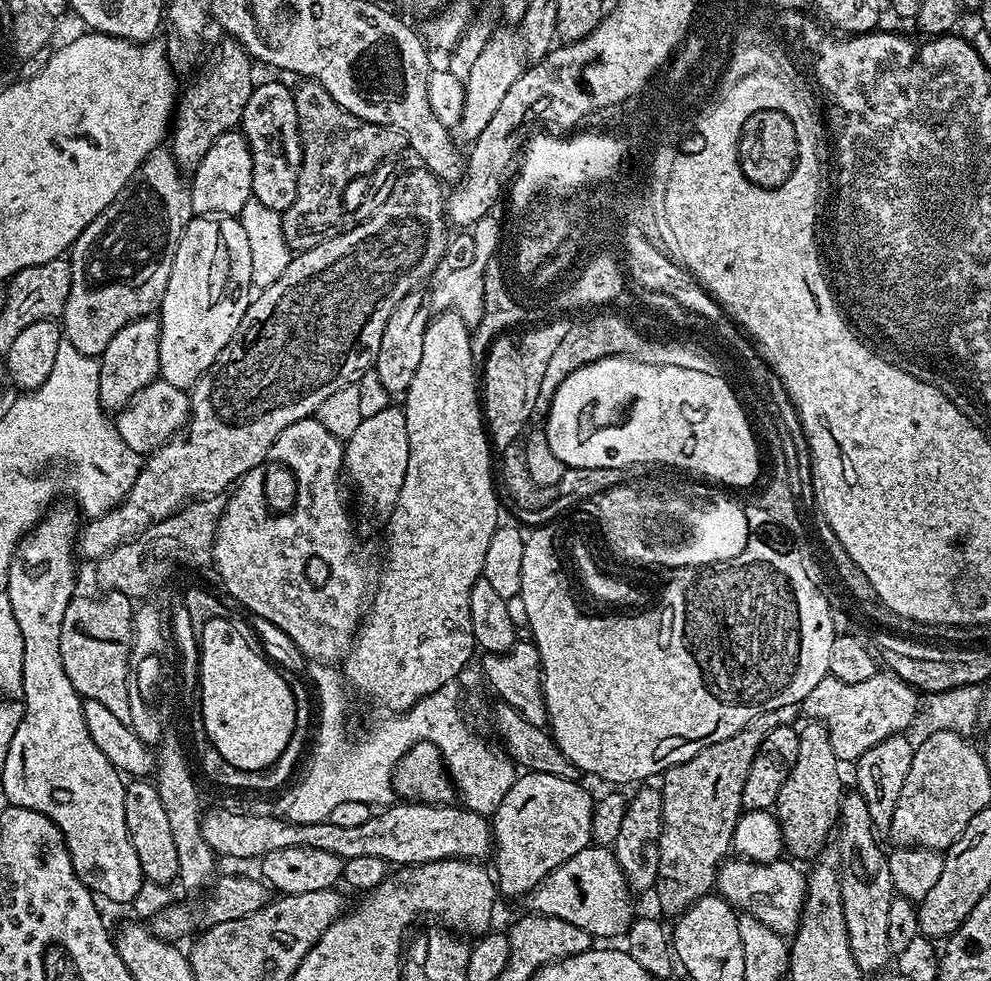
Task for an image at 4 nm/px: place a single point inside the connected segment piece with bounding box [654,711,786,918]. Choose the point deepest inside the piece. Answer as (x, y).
(702, 802)

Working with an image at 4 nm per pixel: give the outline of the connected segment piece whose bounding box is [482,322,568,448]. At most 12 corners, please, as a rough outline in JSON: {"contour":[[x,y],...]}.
{"contour":[[506,331],[482,361],[482,415],[495,447],[534,416],[567,333]]}

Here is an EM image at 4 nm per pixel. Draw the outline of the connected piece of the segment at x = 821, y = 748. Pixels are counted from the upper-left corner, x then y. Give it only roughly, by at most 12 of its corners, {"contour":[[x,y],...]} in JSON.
{"contour":[[824,724],[799,729],[774,815],[797,861],[820,855],[840,813],[841,761]]}

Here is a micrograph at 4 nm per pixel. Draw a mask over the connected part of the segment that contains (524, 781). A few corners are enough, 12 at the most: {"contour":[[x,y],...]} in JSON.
{"contour":[[525,771],[490,816],[499,895],[593,843],[580,780]]}

